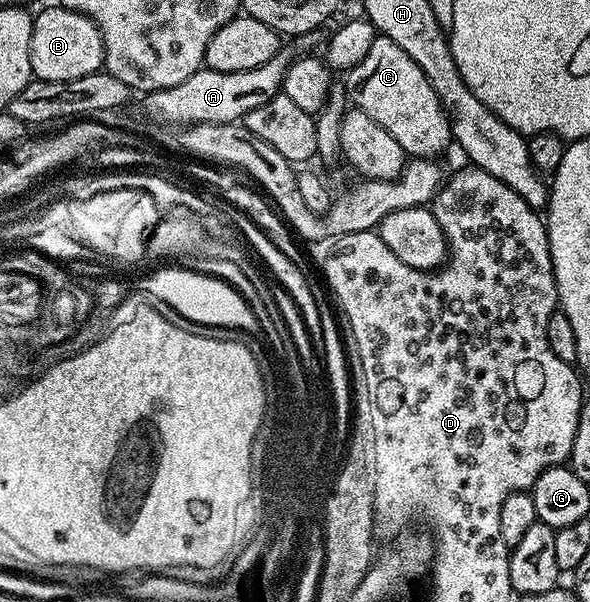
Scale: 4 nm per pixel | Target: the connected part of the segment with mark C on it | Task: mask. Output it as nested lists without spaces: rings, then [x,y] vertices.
[[[377,37],[374,45],[370,45],[370,53],[347,72],[346,86],[355,110],[370,113],[402,145],[405,156],[436,157],[453,142],[447,114],[423,69],[394,41]]]

